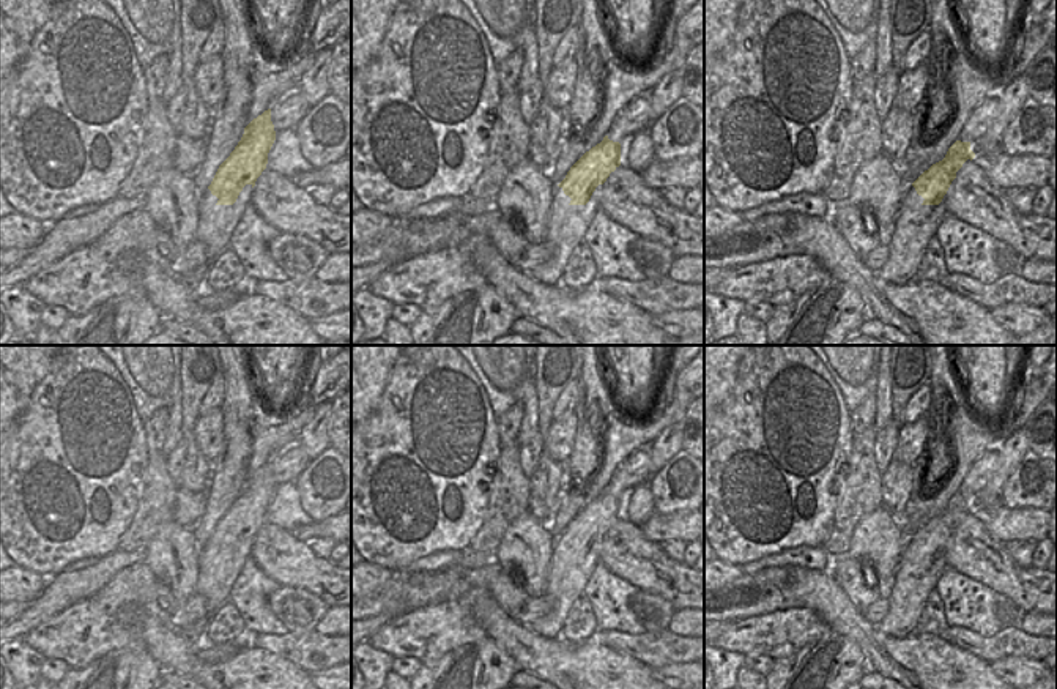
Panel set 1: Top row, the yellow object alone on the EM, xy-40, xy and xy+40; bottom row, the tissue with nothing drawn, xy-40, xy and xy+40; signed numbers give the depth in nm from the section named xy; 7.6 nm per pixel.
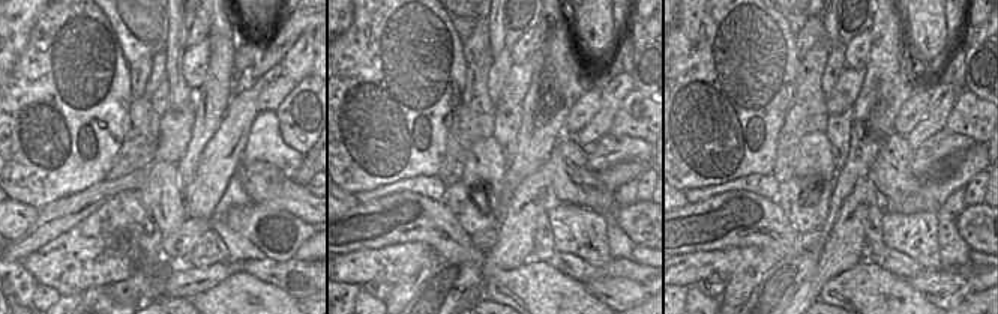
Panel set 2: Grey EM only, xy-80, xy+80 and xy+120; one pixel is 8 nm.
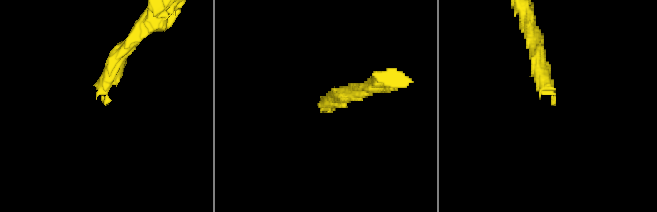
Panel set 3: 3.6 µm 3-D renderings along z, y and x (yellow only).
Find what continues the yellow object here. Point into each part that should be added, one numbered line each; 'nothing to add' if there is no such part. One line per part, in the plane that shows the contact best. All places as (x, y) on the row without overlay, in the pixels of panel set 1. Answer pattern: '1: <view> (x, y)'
1: xy-40 (216, 576)

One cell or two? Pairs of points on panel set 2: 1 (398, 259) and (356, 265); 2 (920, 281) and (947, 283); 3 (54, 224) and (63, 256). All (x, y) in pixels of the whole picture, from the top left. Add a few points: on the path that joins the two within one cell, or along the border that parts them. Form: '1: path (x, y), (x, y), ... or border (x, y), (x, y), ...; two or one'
1: path (387, 265), (366, 265); one
2: path (926, 283), (941, 283); one
3: border (87, 215), (29, 256); two

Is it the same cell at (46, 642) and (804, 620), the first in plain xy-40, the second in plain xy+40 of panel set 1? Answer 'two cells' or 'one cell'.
one cell

